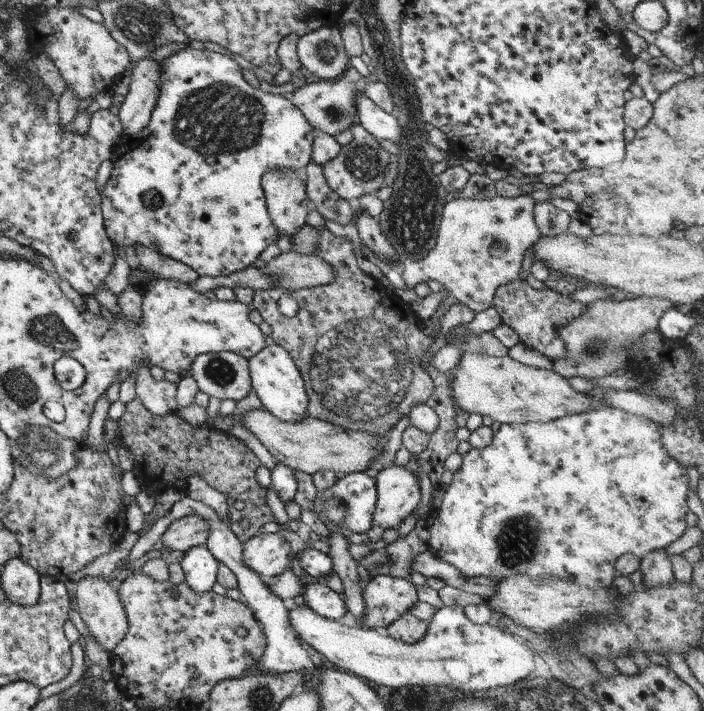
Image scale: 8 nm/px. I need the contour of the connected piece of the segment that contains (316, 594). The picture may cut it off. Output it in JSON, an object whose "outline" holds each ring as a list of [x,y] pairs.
{"outline":[[[310,583],[301,596],[304,604],[318,616],[336,621],[348,612],[341,596],[329,590],[324,583]]]}

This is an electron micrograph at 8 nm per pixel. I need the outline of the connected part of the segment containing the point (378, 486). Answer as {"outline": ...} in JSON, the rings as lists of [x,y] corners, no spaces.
{"outline":[[[389,466],[375,476],[376,504],[372,526],[396,529],[420,505],[419,479],[404,466]]]}

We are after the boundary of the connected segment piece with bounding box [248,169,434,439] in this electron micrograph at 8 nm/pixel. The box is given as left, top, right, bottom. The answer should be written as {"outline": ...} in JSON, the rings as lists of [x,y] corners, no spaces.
{"outline":[[[282,169],[274,172],[267,172],[263,174],[260,181],[260,186],[262,189],[262,194],[266,203],[266,212],[268,213],[270,222],[273,224],[275,231],[281,236],[293,236],[295,235],[305,224],[309,224],[313,231],[318,233],[318,242],[316,249],[312,255],[316,255],[323,261],[326,261],[332,269],[332,282],[327,285],[322,285],[314,288],[298,289],[297,291],[289,291],[286,294],[289,295],[297,303],[297,314],[291,316],[291,318],[286,318],[279,313],[277,310],[277,304],[275,304],[275,298],[281,296],[284,290],[275,290],[275,287],[271,289],[260,289],[253,292],[253,300],[250,303],[248,309],[257,310],[259,315],[264,322],[271,328],[270,337],[273,339],[275,345],[281,346],[288,354],[293,364],[298,369],[300,373],[302,382],[304,383],[304,392],[307,398],[307,416],[315,418],[316,420],[326,421],[327,423],[332,423],[333,425],[339,426],[345,431],[360,431],[365,433],[372,433],[377,437],[384,439],[388,432],[397,424],[397,422],[404,416],[407,416],[411,407],[415,404],[426,403],[429,396],[433,393],[434,385],[430,380],[430,377],[425,374],[421,366],[421,357],[427,351],[429,344],[431,343],[431,338],[429,336],[424,336],[422,330],[426,327],[423,322],[421,322],[409,308],[408,304],[402,302],[400,299],[393,294],[391,289],[385,289],[379,281],[367,276],[356,266],[355,256],[352,248],[352,243],[345,236],[333,236],[327,228],[325,228],[324,219],[314,210],[310,209],[310,204],[304,190],[303,184],[301,184],[299,178],[294,174],[295,172],[291,170]]]}

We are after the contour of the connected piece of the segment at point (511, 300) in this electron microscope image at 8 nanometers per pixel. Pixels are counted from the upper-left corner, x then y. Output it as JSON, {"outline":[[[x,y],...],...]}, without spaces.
{"outline":[[[517,278],[495,290],[492,308],[498,313],[501,323],[515,332],[520,343],[543,354],[553,362],[566,356],[566,349],[558,336],[558,329],[570,324],[586,310],[587,304],[571,300],[570,297],[557,294],[546,287],[543,290],[533,290],[525,280]]]}

